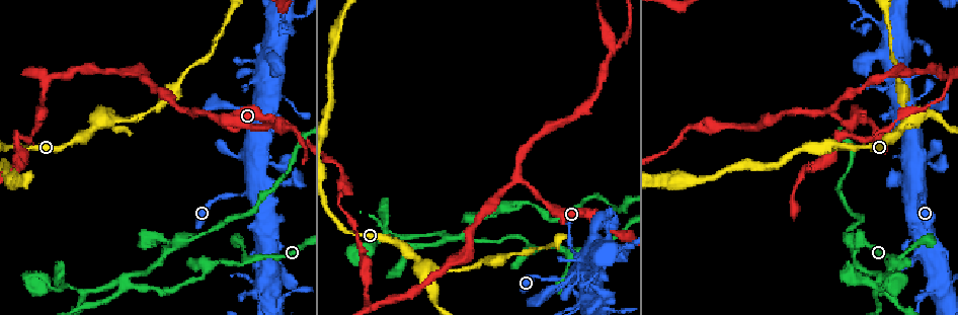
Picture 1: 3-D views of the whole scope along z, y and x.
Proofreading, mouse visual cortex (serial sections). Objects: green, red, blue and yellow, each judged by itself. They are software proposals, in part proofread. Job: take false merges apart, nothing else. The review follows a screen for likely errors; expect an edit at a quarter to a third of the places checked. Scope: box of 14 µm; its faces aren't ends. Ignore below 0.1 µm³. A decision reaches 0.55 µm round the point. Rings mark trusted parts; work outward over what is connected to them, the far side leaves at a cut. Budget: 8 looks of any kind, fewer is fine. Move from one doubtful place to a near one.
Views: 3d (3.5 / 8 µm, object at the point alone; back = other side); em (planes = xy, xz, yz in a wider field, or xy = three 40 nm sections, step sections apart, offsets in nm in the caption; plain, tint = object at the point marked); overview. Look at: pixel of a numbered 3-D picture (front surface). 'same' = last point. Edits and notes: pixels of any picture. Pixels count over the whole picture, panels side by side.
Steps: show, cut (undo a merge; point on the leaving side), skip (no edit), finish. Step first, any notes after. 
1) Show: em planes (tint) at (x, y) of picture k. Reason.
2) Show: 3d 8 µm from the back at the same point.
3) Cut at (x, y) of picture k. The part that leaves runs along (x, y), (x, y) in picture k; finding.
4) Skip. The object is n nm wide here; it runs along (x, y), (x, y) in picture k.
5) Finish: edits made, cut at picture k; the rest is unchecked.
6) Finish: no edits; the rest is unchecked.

Show: 3d 3.5 µm at (894, 268) of picture 1. Branch point.

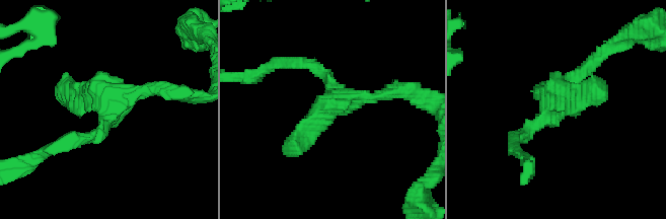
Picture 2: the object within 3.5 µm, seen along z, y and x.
Show: em xy step 1 (tint) at (554, 102) of picture 2. Shape alone is not enough.

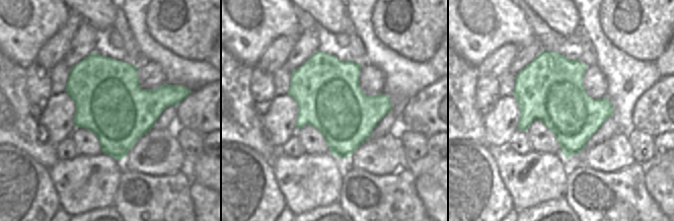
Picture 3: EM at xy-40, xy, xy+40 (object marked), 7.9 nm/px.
Skip. All the same cell.

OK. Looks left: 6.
Show: 3d 8 µm at (519, 179) of picture 1. Three-way junction.

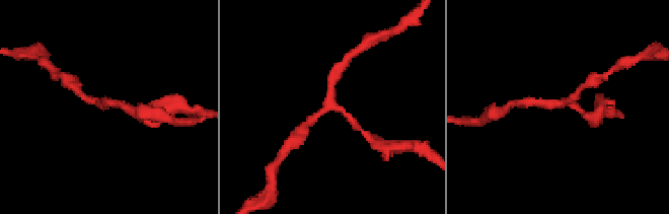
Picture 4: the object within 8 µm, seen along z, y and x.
Show: em xy step 2 (tint) at (560, 104) of picture 4.

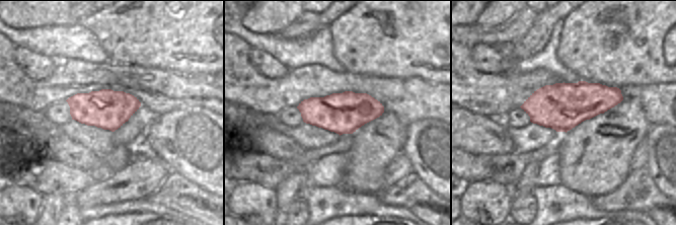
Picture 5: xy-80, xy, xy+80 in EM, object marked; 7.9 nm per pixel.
Skip. The arms are 200, 250, 250 nm wide; it runs along (127, 108), (81, 95) in picture 4; continuous, no second cell.

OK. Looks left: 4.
Show: 3d 3.5 µm at (866, 16) of picture 1. Side arm on a straight run.

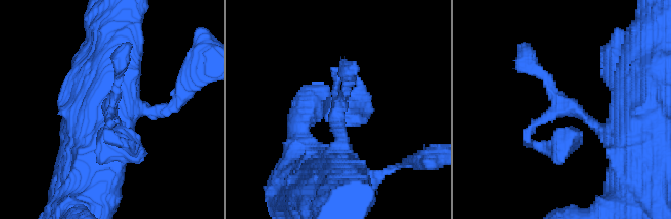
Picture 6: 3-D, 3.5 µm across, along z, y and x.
Show: em xy step 5 (tint) at (562, 109) of picture 6. 3 arms meet here; the arms are 150, 200, 250 nm wide; now the EM.

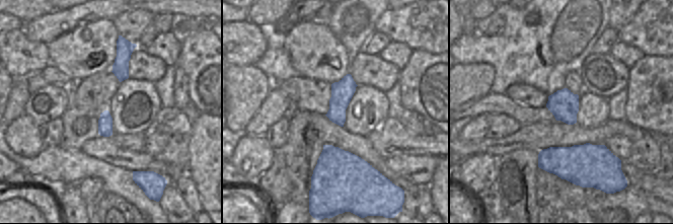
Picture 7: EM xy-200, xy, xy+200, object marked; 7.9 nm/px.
Skip. It runs along (340, 161), (337, 70), (359, 81) in picture 6; continuous, no second cell.

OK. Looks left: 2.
Finish: no edits; the rest is unchecked.

